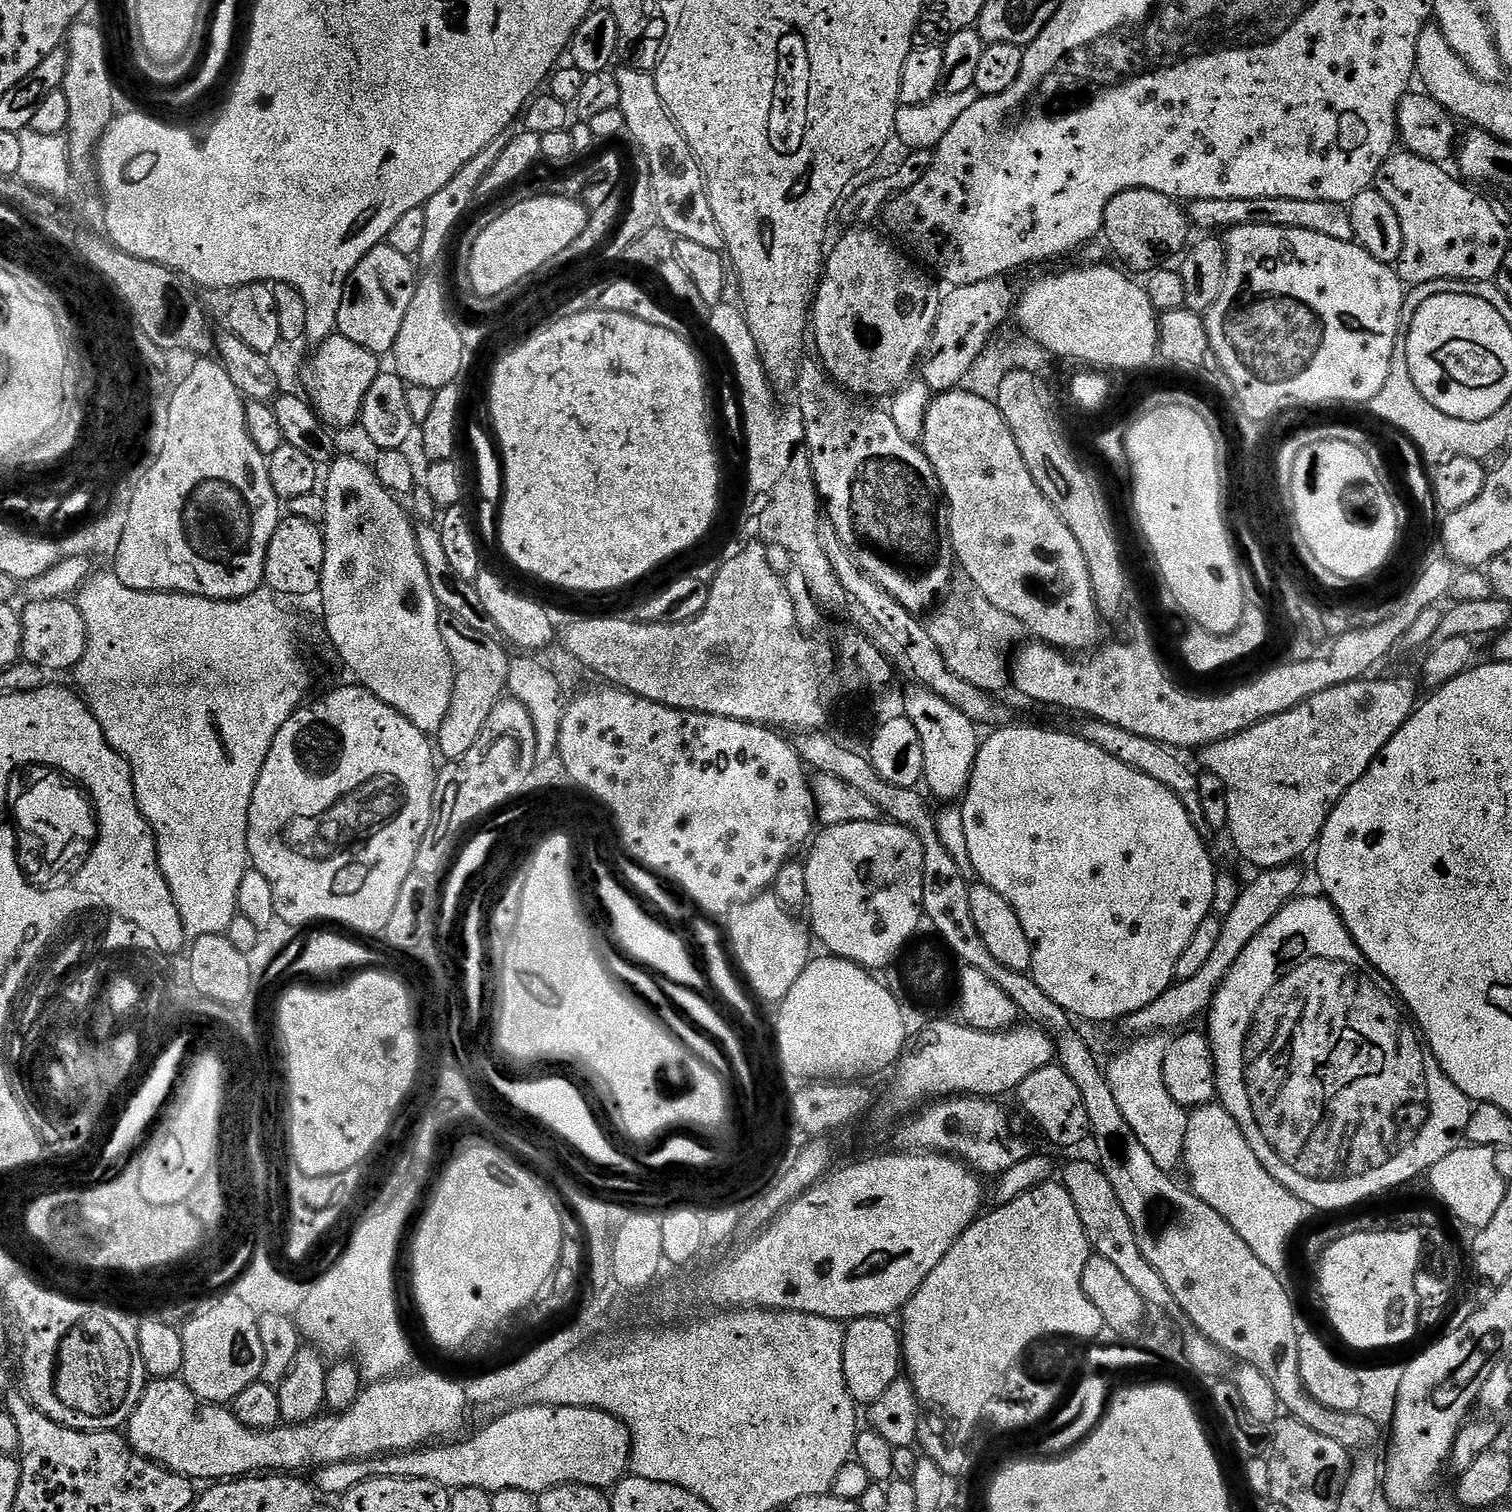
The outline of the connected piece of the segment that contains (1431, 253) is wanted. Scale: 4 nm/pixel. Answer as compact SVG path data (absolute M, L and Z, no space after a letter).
M1407 150L1397 151L1395 154L1389 156L1387 162L1380 167L1376 179L1374 181L1375 191L1382 194L1382 198L1386 198L1386 202L1390 202L1390 206L1394 206L1394 214L1398 214L1398 222L1402 222L1402 254L1398 261L1398 271L1401 280L1405 285L1412 286L1412 284L1436 284L1439 280L1470 280L1470 282L1495 281L1498 270L1502 266L1502 262L1506 258L1506 254L1510 251L1510 244L1508 244L1508 232L1504 229L1504 224L1500 221L1500 216L1479 196L1479 191L1473 190L1463 179L1451 176L1447 172L1447 167L1435 164L1429 160L1423 160L1417 156L1412 155Z

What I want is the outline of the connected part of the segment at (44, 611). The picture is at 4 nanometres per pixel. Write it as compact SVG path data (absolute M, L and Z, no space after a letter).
M33 599L32 604L22 608L20 625L22 626L22 646L20 651L23 659L30 661L34 666L44 669L45 673L64 672L67 668L72 668L75 664L80 664L84 660L84 655L90 652L90 624L84 621L84 616L80 613L80 608L71 599L62 600L38 600Z

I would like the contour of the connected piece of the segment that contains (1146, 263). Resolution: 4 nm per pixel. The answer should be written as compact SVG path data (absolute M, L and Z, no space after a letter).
M1136 189L1116 195L1107 204L1102 234L1125 269L1144 270L1148 274L1161 265L1159 262L1165 255L1176 254L1187 247L1190 230L1187 213L1177 201L1156 191Z

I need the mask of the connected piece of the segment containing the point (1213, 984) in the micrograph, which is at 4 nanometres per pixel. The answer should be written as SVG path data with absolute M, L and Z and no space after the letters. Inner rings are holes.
M1285 866L1283 868L1270 868L1256 874L1249 884L1245 883L1240 889L1238 902L1234 902L1234 910L1222 918L1220 925L1220 937L1218 946L1210 953L1210 958L1194 978L1173 983L1172 987L1165 990L1160 997L1150 1006L1138 1010L1134 1015L1127 1017L1126 1025L1132 1034L1168 1034L1171 1028L1183 1029L1195 1016L1203 1017L1212 1006L1212 999L1220 984L1230 974L1234 962L1238 962L1238 954L1250 946L1250 942L1301 891L1300 883L1304 880L1302 873L1296 866ZM1184 1024L1184 1025L1183 1025Z

